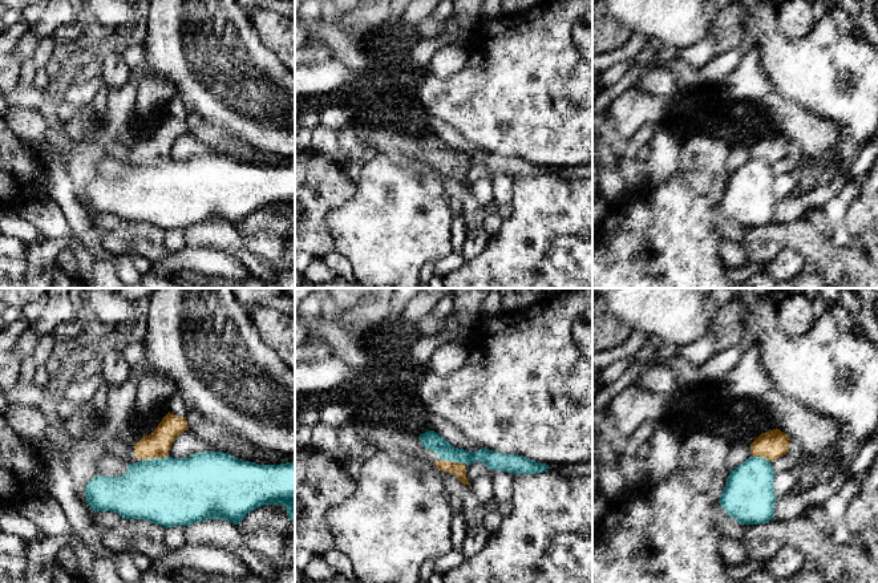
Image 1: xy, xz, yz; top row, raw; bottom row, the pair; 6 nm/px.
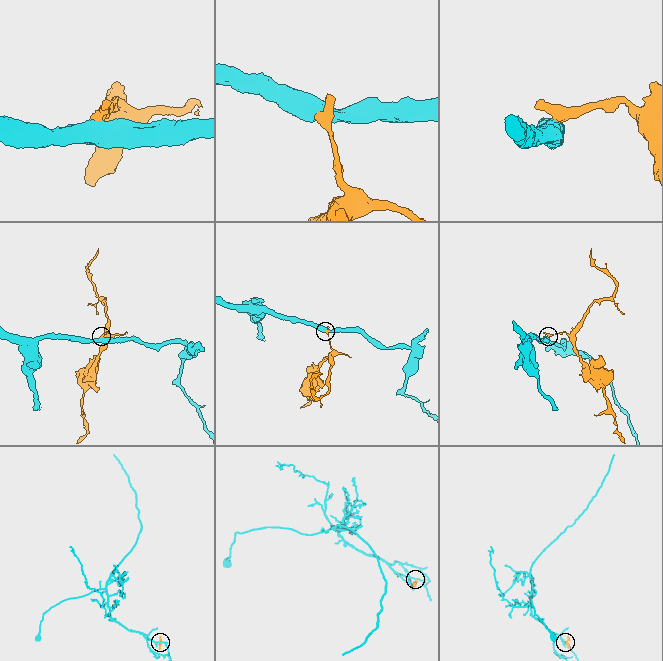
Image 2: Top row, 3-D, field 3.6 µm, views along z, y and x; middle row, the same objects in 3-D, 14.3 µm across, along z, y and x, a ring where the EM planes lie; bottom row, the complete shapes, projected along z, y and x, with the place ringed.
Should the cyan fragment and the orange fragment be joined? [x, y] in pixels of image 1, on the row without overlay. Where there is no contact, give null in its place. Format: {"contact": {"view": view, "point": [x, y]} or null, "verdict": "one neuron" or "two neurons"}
{"contact": {"view": "xy", "point": [156, 161]}, "verdict": "two neurons"}

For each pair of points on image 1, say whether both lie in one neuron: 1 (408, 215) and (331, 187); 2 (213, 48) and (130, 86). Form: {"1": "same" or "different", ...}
{"1": "different", "2": "same"}

